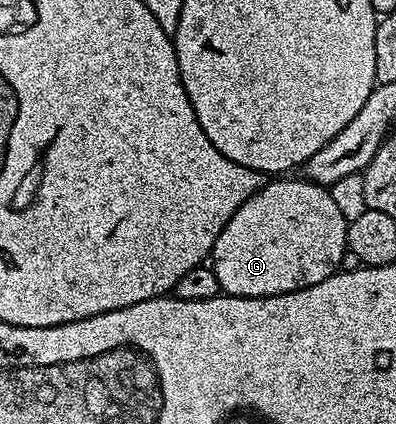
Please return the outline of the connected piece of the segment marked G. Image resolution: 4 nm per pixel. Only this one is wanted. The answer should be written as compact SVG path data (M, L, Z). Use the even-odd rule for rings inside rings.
M277 177L274 183L266 182L261 190L245 202L227 221L223 233L213 246L211 266L215 277L219 277L222 292L239 297L266 299L269 295L282 295L311 285L327 281L340 265L340 258L346 251L343 213L331 201L331 193L320 183L311 183L304 177Z

